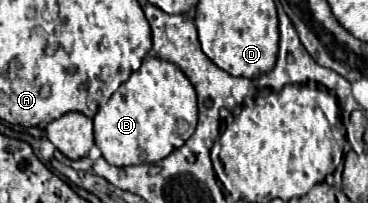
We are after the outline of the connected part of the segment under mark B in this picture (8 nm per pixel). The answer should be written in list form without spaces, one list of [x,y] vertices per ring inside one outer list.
[[[146,57],[142,67],[110,97],[108,105],[94,115],[94,143],[114,167],[156,163],[186,143],[196,121],[196,91],[186,75],[170,61]]]

